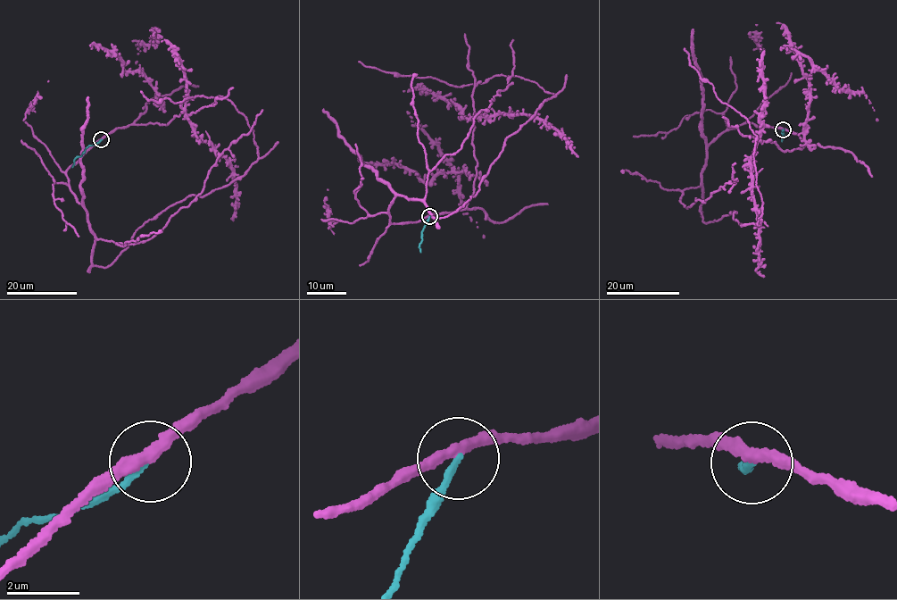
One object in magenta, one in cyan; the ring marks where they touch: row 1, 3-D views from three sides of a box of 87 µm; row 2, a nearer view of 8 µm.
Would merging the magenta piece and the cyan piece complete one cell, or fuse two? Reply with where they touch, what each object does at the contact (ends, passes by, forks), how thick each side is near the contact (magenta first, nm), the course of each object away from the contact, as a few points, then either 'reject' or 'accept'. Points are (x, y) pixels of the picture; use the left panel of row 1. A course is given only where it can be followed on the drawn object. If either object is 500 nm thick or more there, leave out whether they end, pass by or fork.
at (101, 139); magenta passes by; cyan ends there; 320 nm thick on the magenta side, 190 nm on the other; magenta runs (102, 139), (66, 174), (100, 267), (144, 222), (257, 159), (228, 100), (140, 92); cyan runs (102, 140), (88, 146), (84, 154), (75, 158), (72, 167); reject

